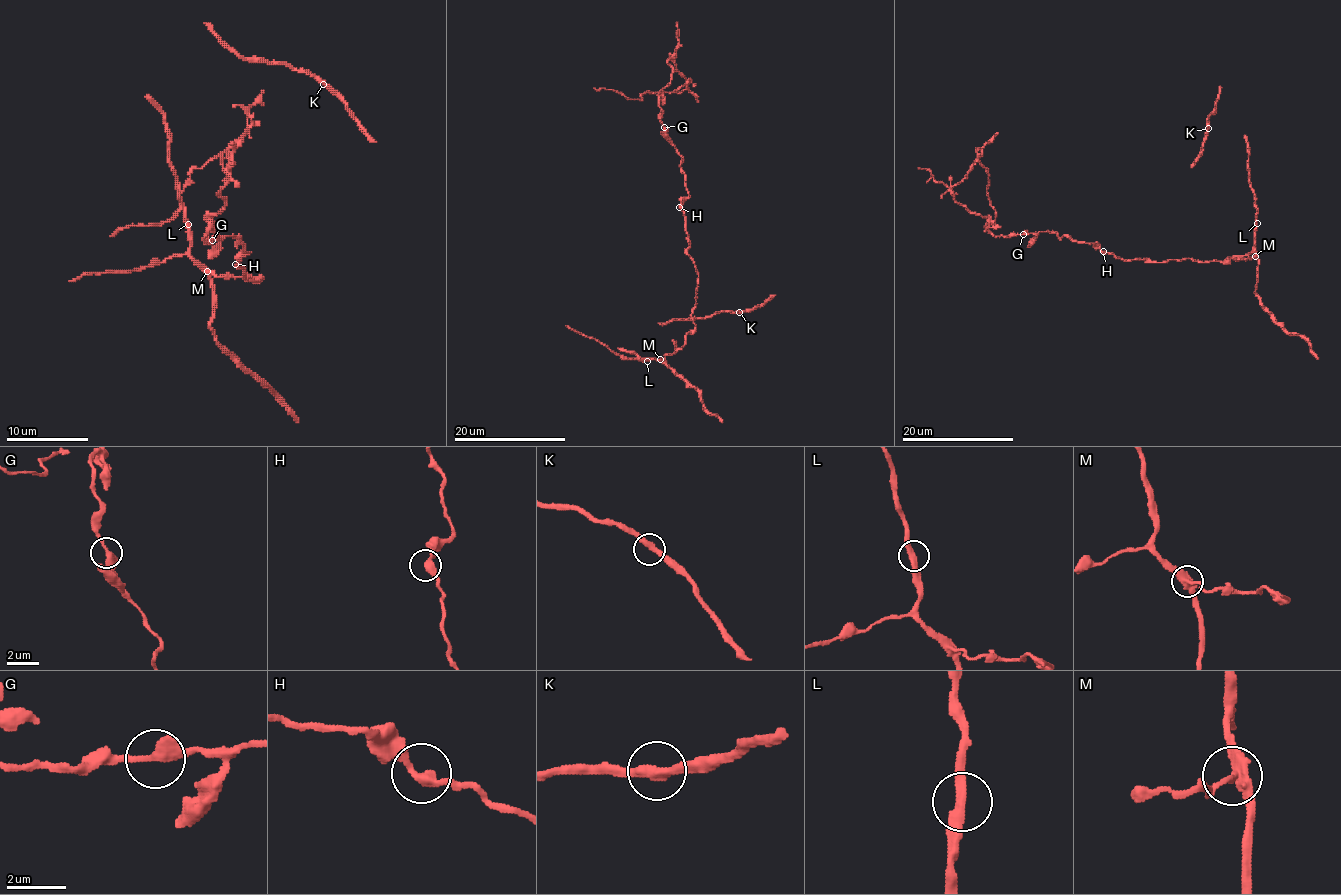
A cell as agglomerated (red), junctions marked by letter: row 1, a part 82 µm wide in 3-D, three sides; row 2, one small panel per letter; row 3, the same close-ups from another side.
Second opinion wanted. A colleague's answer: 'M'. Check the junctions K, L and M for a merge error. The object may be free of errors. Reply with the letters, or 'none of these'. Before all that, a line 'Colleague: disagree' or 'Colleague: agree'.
Colleague: agree
M

